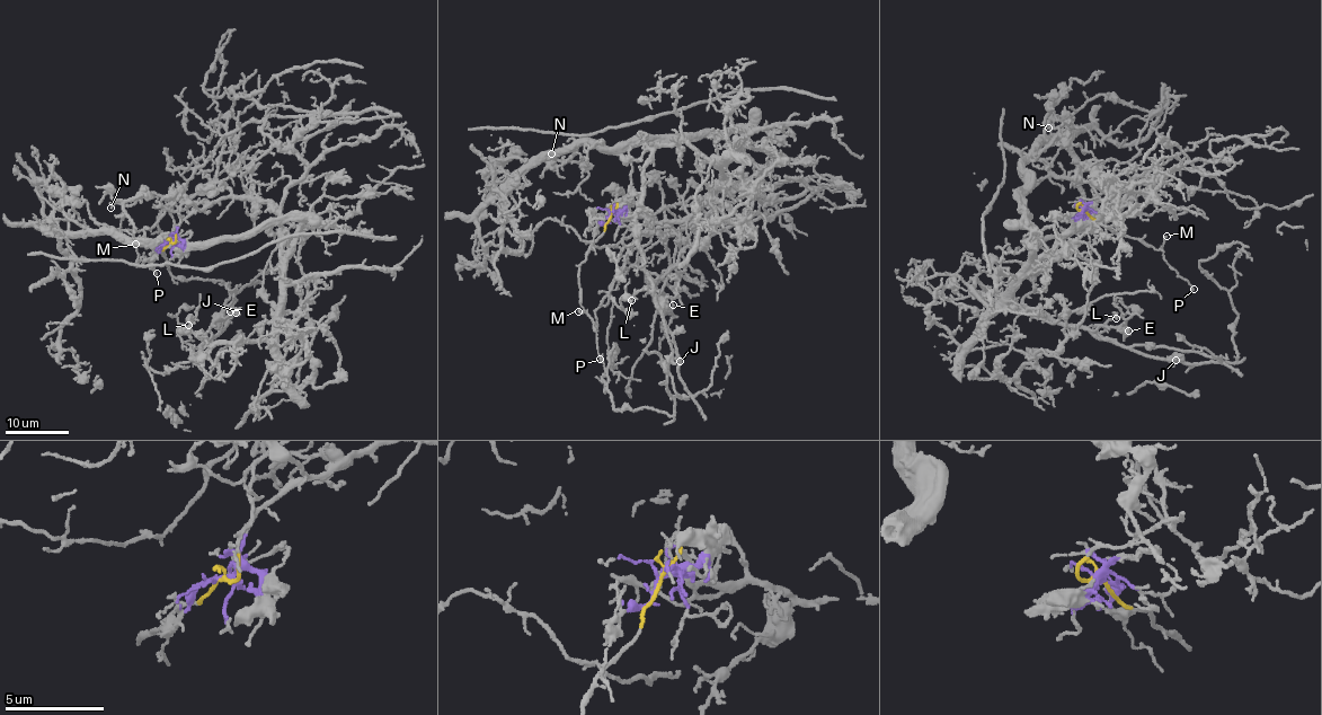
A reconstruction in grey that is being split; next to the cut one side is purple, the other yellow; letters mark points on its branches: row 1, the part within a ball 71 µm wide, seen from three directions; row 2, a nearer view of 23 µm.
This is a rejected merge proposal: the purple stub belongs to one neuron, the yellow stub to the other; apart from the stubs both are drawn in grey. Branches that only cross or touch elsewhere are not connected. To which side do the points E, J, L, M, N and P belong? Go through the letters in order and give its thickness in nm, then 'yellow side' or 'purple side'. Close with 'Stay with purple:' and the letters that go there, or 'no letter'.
E: calibre 110 nm; purple side
J: calibre 120 nm; purple side
L: calibre 100 nm; purple side
M: calibre 110 nm; yellow side
N: calibre 120 nm; purple side
P: calibre 110 nm; yellow side
Stay with purple: E, J, L, N

